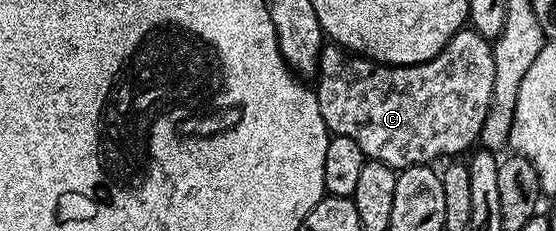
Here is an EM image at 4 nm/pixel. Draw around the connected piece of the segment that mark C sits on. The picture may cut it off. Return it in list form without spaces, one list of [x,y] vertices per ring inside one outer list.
[[[464,26],[432,60],[395,67],[377,66],[376,61],[366,56],[354,55],[346,48],[327,46],[319,56],[318,80],[319,85],[314,85],[313,91],[328,133],[353,138],[367,160],[380,160],[396,170],[415,164],[430,165],[438,156],[458,157],[455,156],[458,152],[466,153],[472,147],[470,144],[478,141],[493,101],[493,44],[474,28]]]

